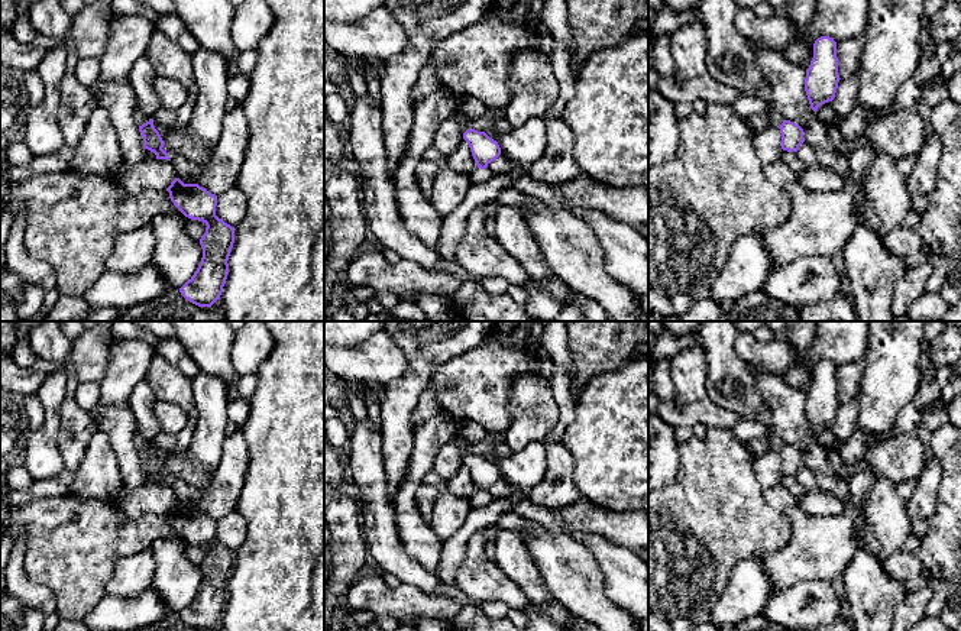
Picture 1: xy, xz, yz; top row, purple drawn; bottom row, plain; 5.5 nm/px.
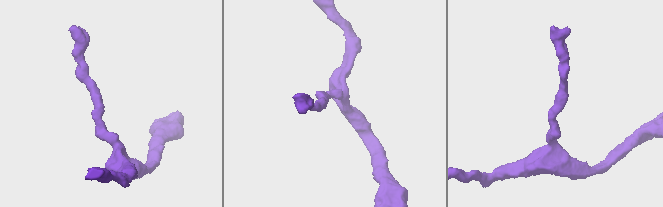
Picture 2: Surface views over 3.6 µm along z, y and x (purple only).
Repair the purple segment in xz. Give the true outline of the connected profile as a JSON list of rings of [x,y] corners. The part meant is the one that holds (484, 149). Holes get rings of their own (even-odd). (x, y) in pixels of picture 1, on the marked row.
[[[470,127],[463,133],[463,139],[467,142],[472,156],[480,169],[485,169],[501,155],[498,142],[489,137],[485,132],[478,132]]]

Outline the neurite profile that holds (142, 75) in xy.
[[[146,55],[140,56],[129,74],[130,85],[136,94],[136,110],[145,117],[152,119],[155,111],[162,106],[155,93],[156,72]]]

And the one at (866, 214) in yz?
[[[861,191],[857,197],[855,197],[855,207],[858,211],[858,221],[857,224],[864,224],[868,229],[871,229],[874,233],[880,232],[880,220],[877,217],[877,214],[874,213],[865,191]]]

